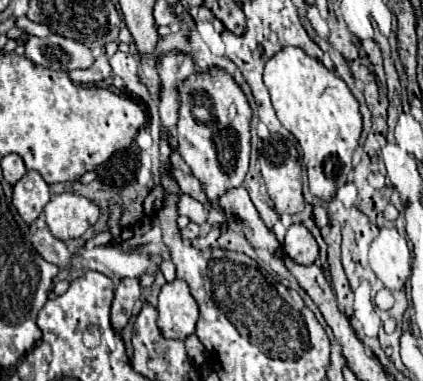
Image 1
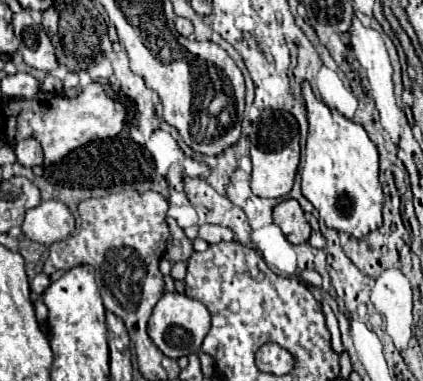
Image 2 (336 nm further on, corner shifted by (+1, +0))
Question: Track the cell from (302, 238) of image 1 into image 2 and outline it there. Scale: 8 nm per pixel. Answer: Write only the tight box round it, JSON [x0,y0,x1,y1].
[273,199,311,245]

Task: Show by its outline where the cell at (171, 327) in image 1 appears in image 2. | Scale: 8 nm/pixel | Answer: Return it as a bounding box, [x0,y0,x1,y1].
[149,291,211,359]

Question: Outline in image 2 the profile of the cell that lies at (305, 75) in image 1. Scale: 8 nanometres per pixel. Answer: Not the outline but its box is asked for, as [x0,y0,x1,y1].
[301,81,383,237]

